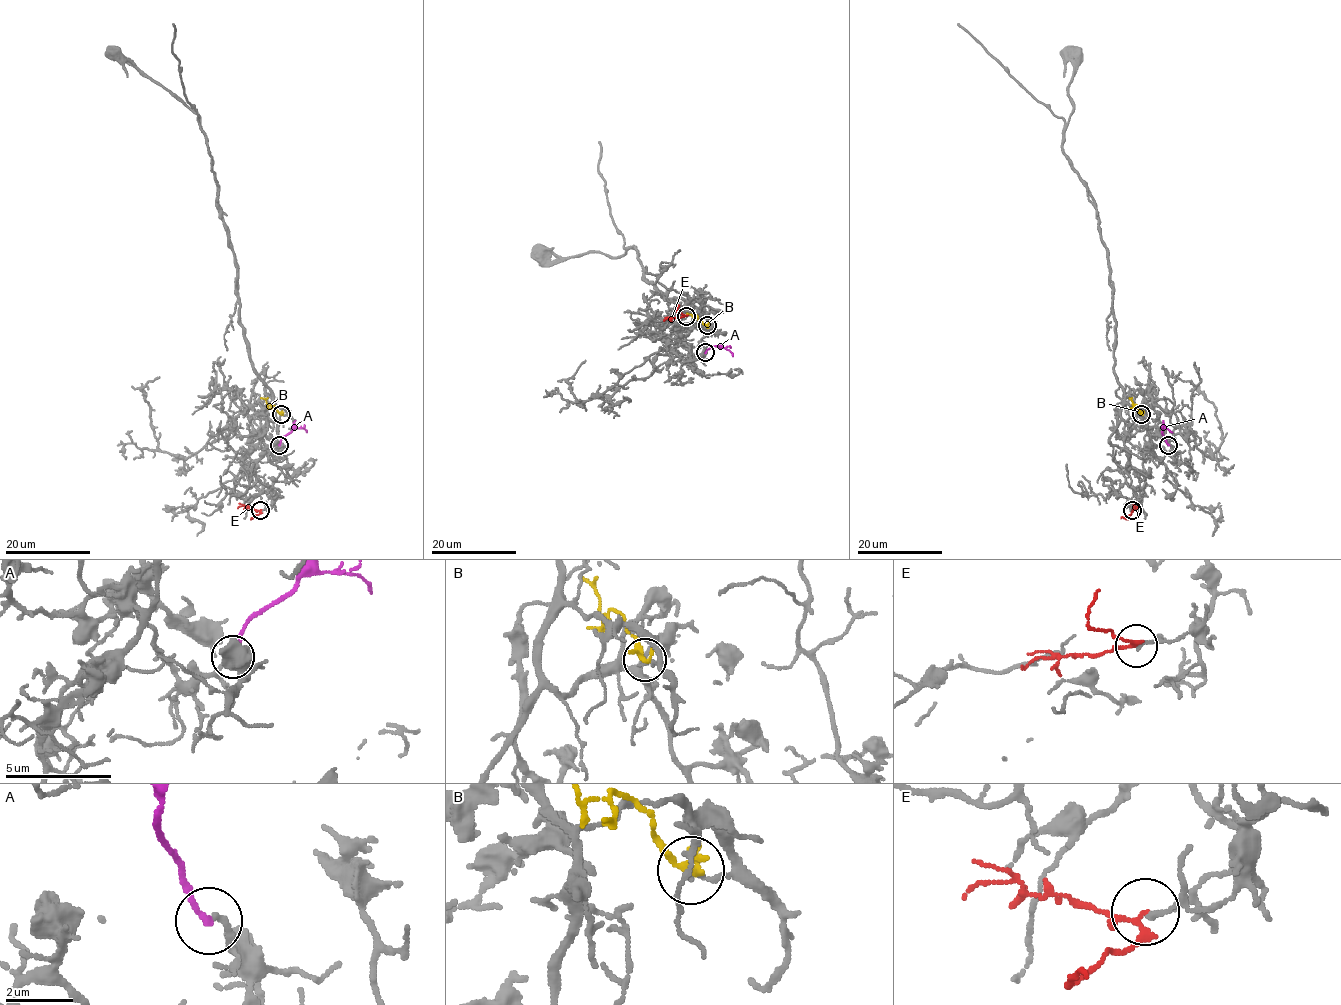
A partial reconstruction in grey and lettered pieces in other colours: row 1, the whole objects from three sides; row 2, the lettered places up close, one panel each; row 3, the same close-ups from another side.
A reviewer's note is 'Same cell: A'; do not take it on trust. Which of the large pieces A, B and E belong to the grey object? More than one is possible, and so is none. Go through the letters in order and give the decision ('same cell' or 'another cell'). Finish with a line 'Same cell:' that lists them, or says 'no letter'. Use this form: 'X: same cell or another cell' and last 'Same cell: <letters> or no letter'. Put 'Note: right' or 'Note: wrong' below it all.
A: same cell
B: another cell
E: another cell
Same cell: A
Note: right

